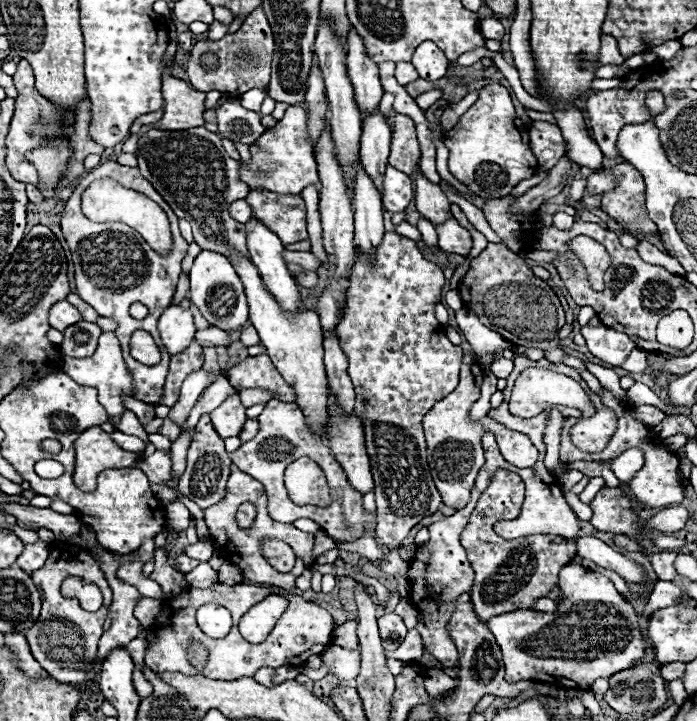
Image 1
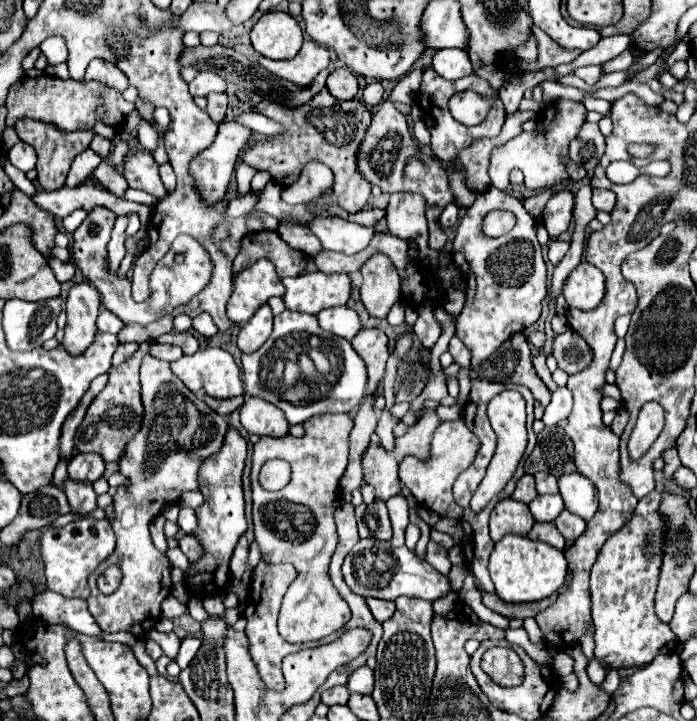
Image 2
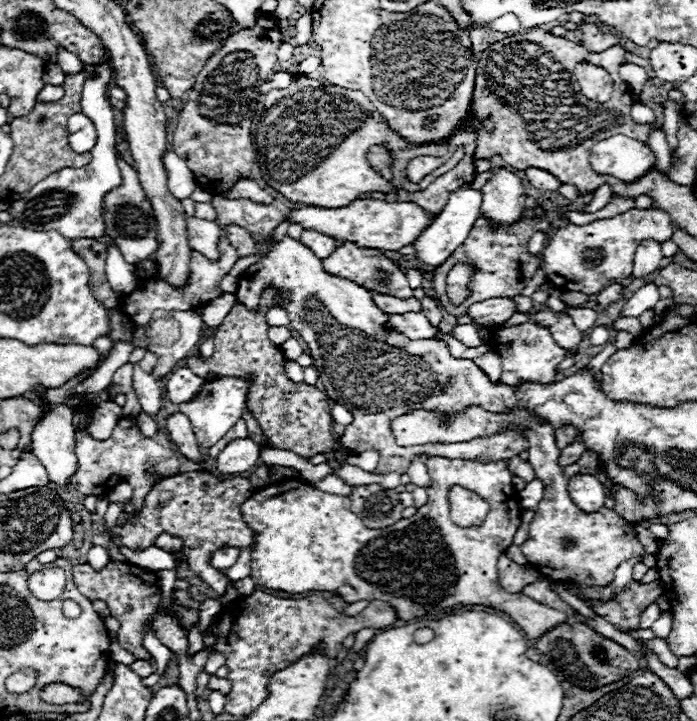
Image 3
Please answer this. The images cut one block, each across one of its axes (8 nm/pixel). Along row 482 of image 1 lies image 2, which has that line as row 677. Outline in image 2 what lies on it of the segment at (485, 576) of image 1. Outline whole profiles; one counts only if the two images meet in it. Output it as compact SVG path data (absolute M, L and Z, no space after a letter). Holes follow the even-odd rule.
M494 646L487 650L482 657L481 668L504 688L518 686L524 680L524 666L520 657L507 647Z

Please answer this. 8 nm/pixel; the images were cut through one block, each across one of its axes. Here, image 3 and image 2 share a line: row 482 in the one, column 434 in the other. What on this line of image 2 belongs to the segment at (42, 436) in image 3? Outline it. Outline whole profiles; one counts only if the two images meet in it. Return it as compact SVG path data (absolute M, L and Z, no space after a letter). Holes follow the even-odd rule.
M456 48L438 50L434 54L434 70L446 80L458 80L474 72L468 52Z

